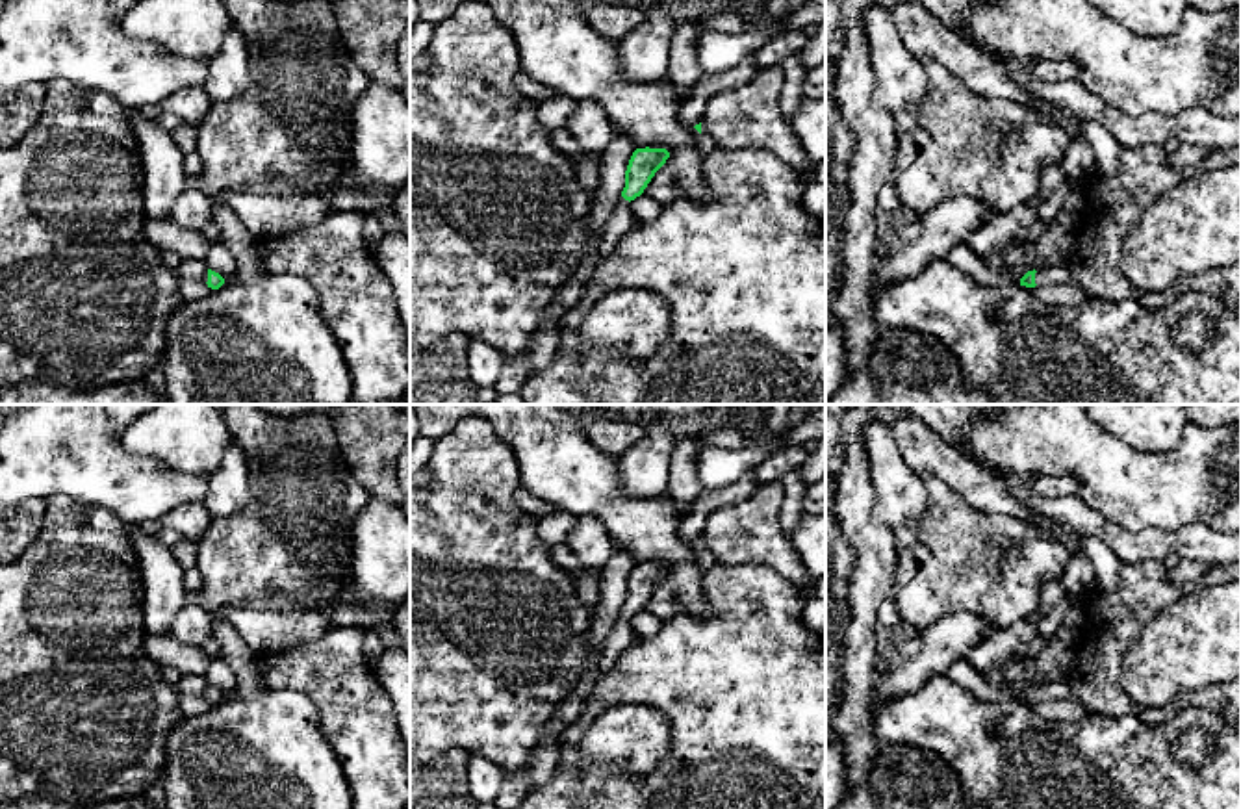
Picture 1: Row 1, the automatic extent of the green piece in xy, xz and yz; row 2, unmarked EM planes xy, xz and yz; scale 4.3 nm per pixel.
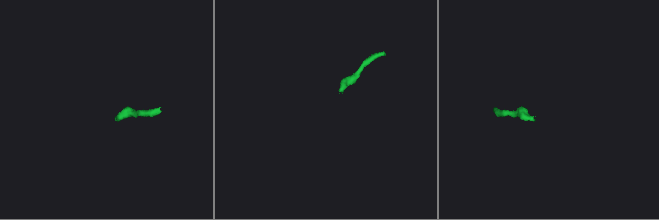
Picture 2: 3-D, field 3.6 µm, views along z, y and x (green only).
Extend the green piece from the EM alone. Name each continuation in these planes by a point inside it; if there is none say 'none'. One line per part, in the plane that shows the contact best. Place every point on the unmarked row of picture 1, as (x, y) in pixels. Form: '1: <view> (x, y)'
1: yz (1058, 689)

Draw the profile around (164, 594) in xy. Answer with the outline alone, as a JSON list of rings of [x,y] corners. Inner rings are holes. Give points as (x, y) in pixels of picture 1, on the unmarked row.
[[[124,523],[143,583],[143,622],[147,635],[169,633],[178,612],[191,599],[184,586],[186,570],[173,551],[139,525]]]

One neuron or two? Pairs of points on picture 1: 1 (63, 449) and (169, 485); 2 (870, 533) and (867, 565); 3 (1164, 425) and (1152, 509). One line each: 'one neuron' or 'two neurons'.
1: one neuron
2: one neuron
3: two neurons

